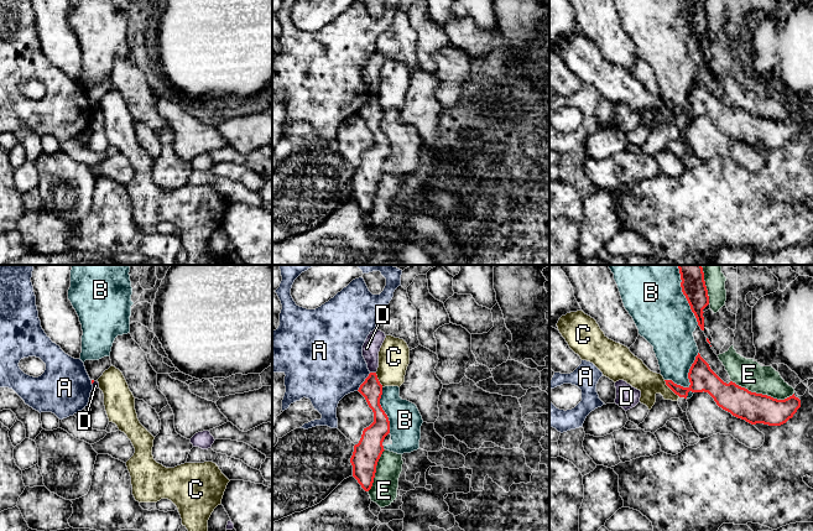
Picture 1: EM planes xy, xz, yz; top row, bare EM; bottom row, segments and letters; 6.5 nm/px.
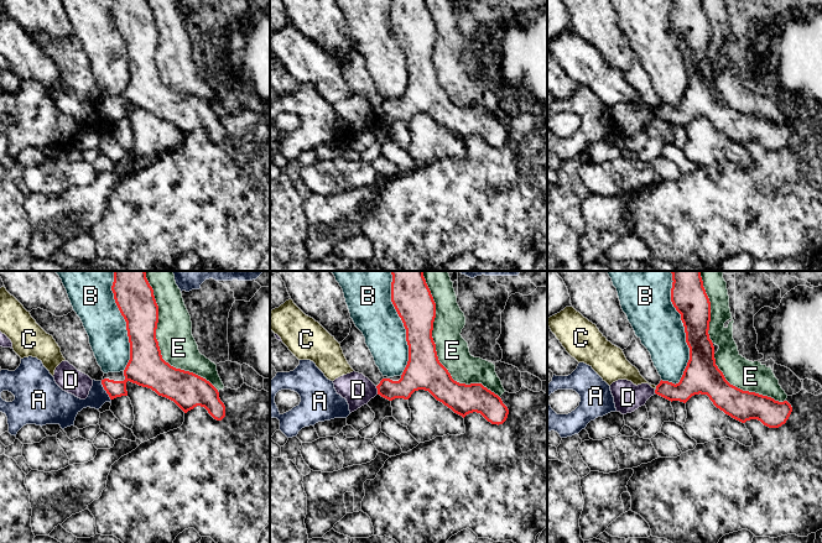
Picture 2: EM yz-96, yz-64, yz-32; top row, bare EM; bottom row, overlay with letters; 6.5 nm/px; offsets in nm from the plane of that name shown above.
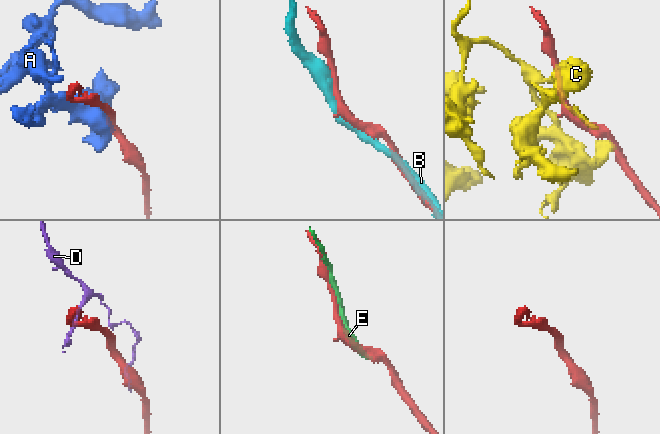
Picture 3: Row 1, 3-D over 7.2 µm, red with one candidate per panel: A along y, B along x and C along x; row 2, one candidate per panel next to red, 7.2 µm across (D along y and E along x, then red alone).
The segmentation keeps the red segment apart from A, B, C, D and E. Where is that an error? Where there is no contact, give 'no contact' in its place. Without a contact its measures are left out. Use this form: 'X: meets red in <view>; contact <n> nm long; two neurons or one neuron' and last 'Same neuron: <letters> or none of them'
A: meets red in xz; contact 150 nm long; two neurons
B: meets red in yz; contact 420 nm long; two neurons
C: meets red in yz; contact 160 nm long; two neurons
D: meets red in xz; contact 40 nm long; two neurons
E: meets red in yz; contact 420 nm long; two neurons
Same neuron: none of them

